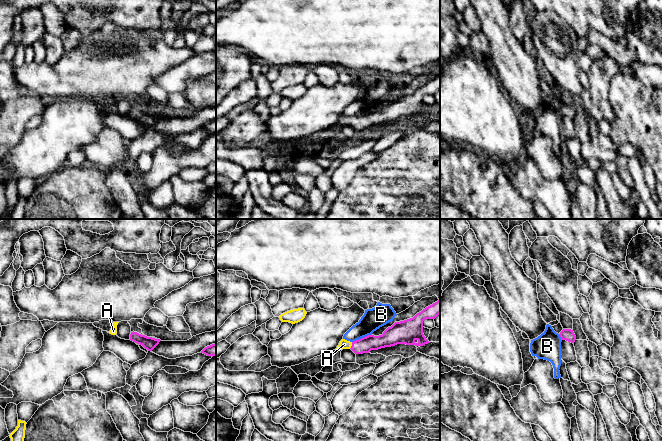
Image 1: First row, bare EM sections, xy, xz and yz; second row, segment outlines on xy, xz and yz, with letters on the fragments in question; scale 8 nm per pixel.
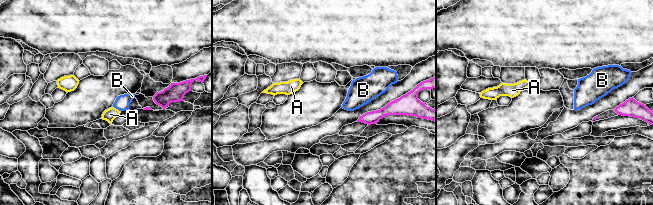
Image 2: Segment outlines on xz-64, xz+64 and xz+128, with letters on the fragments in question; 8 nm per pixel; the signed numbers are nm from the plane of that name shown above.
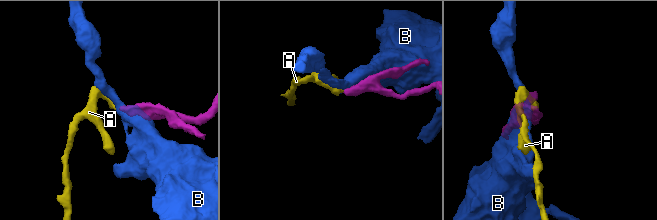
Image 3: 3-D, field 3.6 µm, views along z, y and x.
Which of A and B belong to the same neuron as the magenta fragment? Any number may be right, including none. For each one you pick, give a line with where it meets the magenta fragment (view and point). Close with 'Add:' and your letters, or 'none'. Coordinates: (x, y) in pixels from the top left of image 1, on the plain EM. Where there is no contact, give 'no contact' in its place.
A: meets magenta in xz at (352, 121)
Add: A

